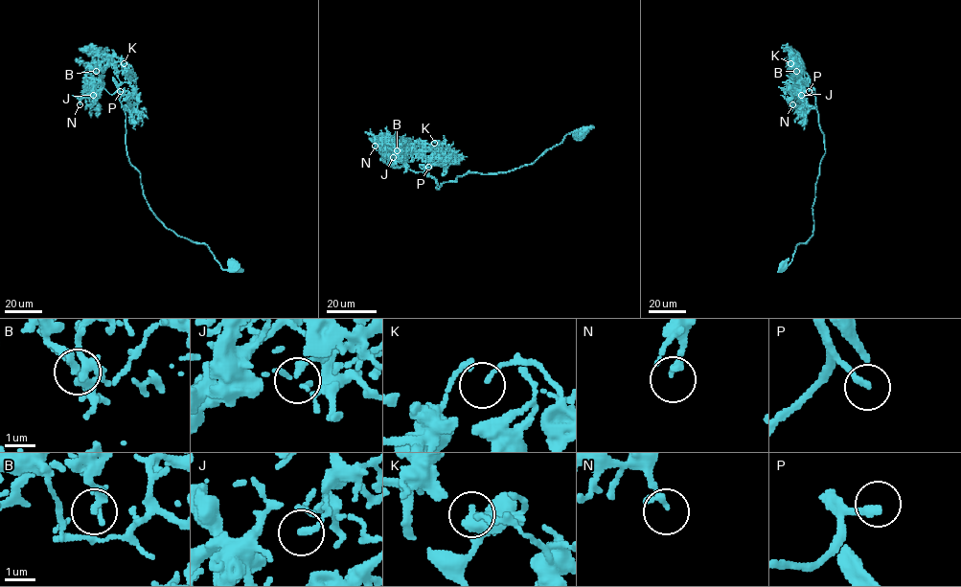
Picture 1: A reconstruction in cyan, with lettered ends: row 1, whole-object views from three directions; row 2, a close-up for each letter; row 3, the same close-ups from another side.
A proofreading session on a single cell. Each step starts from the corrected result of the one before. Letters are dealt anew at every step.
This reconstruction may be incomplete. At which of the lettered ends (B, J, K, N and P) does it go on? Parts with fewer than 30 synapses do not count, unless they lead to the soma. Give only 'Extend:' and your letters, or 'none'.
Extend: P

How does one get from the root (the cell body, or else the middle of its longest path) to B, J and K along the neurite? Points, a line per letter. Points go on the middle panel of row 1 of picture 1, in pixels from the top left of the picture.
B: (579, 133), (532, 163), (469, 172), (438, 189), (420, 167), (429, 163), (421, 150), (397, 150)
J: (579, 133), (532, 163), (469, 172), (438, 189), (422, 165), (414, 172), (393, 157)
K: (579, 133), (532, 163), (469, 172), (438, 189), (420, 167), (444, 159), (434, 143)

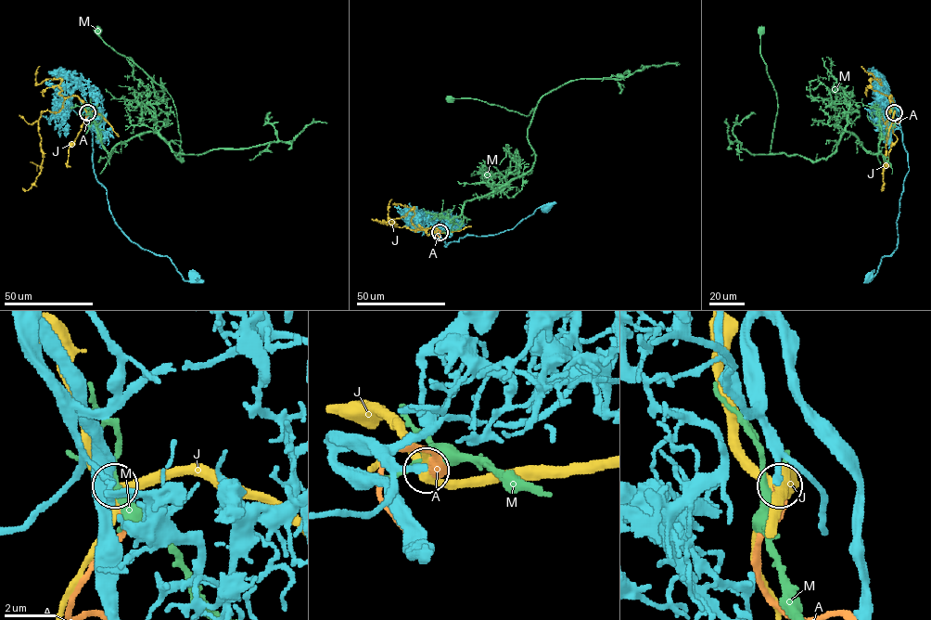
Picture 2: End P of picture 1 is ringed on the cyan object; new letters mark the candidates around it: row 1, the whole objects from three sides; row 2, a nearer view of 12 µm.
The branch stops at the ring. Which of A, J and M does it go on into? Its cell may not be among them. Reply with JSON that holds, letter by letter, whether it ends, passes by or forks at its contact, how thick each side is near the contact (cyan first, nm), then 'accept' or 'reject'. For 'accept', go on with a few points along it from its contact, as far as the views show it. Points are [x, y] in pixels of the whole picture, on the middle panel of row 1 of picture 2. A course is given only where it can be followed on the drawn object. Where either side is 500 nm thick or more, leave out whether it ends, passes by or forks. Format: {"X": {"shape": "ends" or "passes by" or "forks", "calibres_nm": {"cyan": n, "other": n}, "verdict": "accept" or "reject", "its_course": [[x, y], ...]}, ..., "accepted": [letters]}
{"A": {"shape": "ends", "calibres_nm": {"cyan": 240, "other": 440}, "verdict": "accept"}, "J": {"shape": "forks", "calibres_nm": {"cyan": 260, "other": 360}, "verdict": "reject"}, "M": {"shape": "ends", "calibres_nm": {"cyan": 240, "other": 220}, "verdict": "reject"}, "accepted": ["A"]}

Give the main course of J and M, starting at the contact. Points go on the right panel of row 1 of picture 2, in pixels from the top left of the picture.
J: (894, 111), (889, 103), (891, 96), (893, 107), (886, 116), (883, 187)
M: (894, 110), (895, 123), (875, 154), (849, 132), (825, 158), (770, 153), (778, 107), (760, 54), (760, 32)

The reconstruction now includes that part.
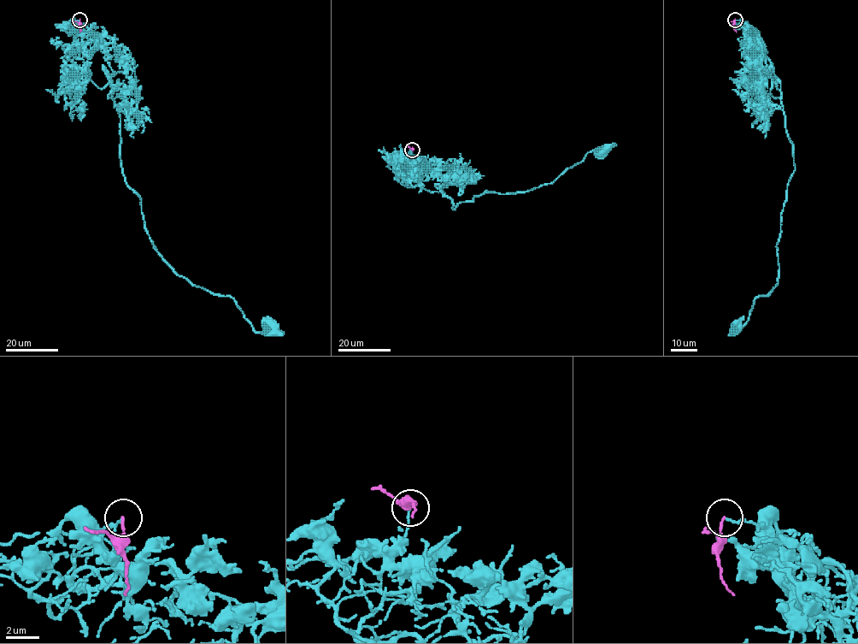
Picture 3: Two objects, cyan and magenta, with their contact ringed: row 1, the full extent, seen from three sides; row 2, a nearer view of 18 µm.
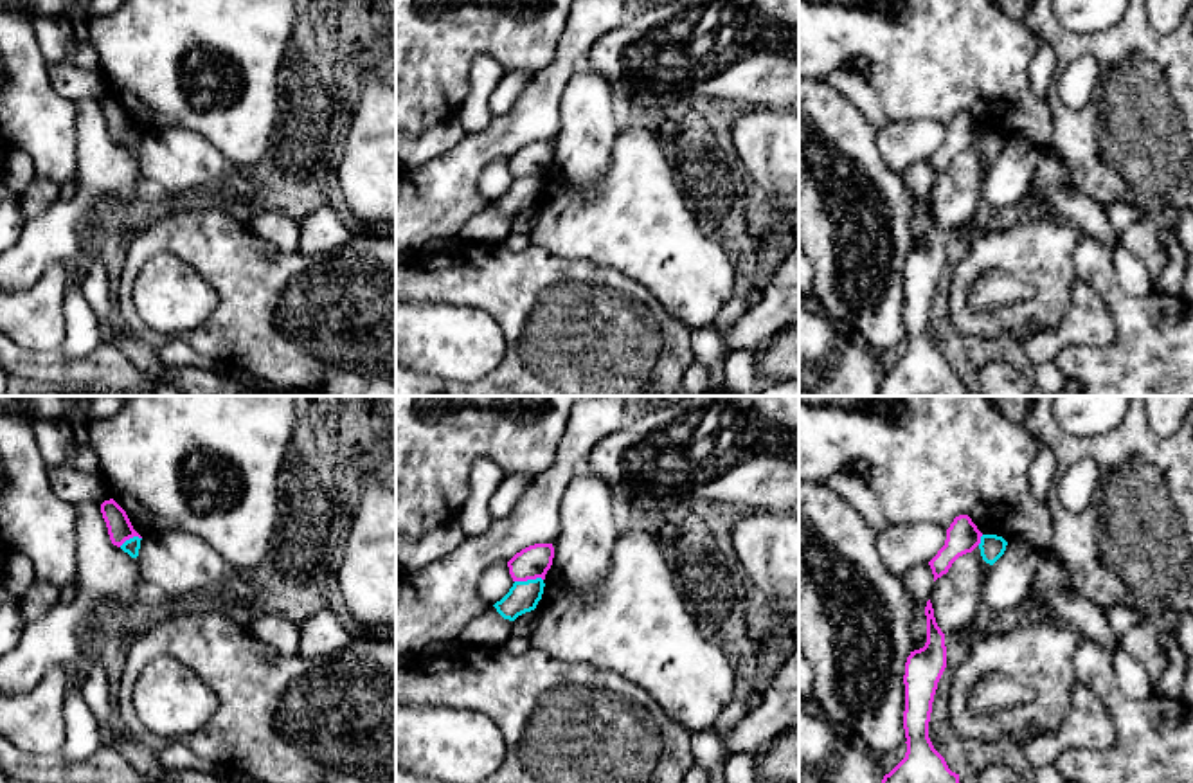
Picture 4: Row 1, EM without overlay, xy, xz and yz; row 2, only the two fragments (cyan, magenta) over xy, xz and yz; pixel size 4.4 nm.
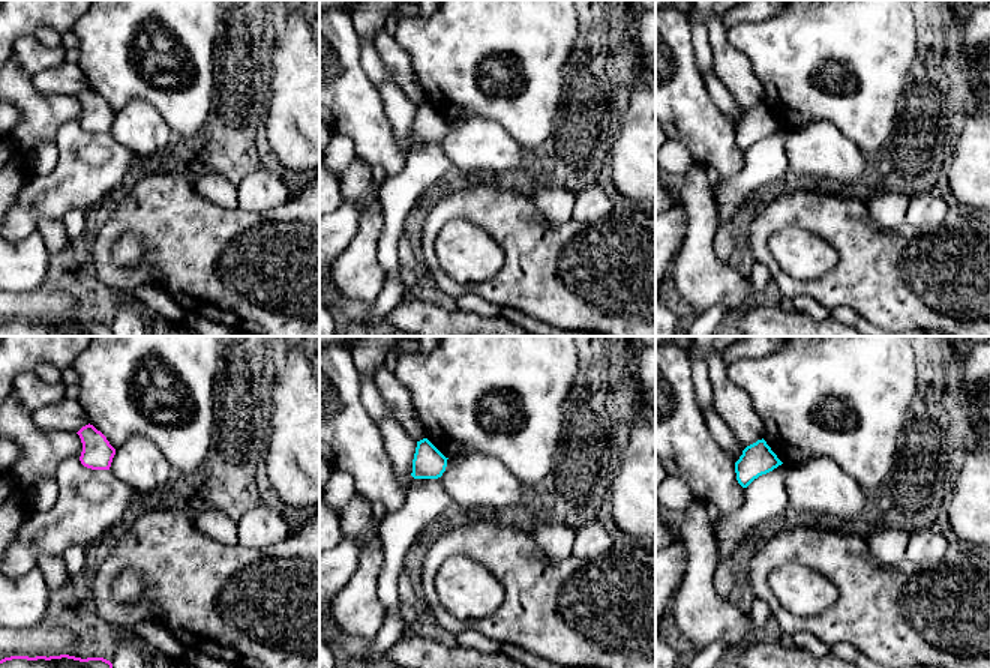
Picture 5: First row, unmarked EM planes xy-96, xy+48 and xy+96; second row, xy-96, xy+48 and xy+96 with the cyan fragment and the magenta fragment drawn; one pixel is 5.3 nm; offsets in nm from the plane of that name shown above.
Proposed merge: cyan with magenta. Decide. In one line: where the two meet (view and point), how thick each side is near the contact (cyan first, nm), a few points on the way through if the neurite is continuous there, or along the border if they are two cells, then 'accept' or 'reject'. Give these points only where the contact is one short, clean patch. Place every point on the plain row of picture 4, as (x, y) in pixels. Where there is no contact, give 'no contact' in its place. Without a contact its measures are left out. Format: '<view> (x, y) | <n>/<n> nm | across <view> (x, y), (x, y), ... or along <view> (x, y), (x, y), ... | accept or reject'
xz (528, 177) | 140/150 nm | along xz (542, 175), (515, 179) | reject

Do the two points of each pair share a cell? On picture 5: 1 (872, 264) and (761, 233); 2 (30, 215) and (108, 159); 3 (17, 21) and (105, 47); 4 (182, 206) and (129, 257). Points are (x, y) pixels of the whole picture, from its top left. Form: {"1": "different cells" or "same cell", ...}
{"1": "same cell", "2": "same cell", "3": "different cells", "4": "different cells"}

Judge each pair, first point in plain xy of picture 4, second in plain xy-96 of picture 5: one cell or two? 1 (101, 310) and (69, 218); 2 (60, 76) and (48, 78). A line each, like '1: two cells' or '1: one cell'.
1: one cell
2: one cell

